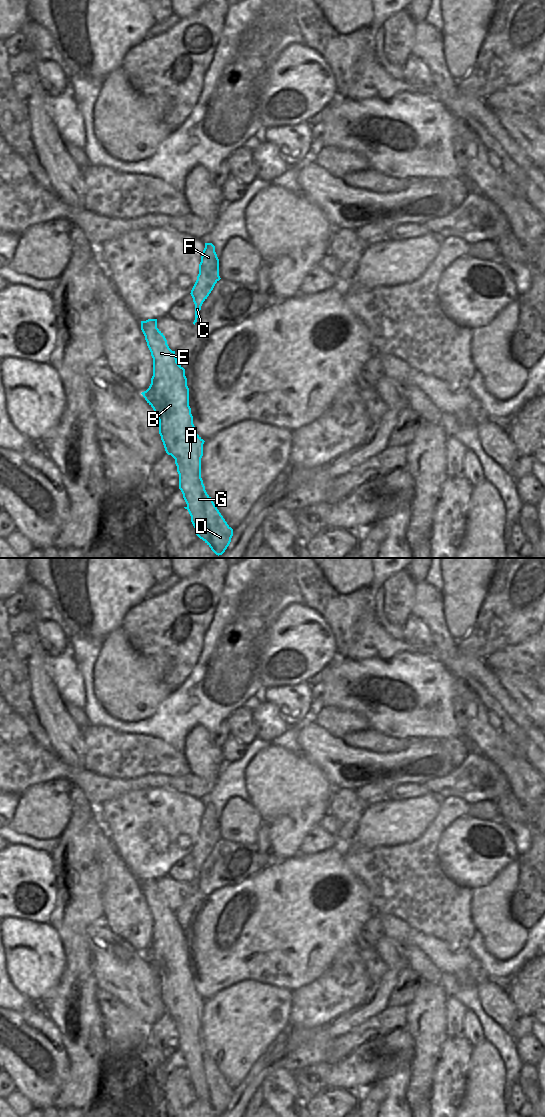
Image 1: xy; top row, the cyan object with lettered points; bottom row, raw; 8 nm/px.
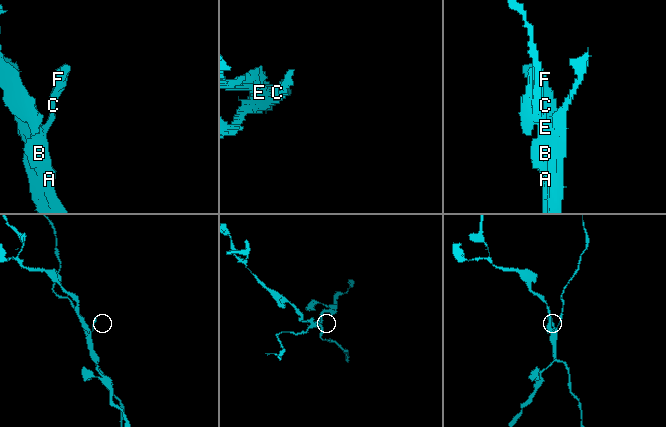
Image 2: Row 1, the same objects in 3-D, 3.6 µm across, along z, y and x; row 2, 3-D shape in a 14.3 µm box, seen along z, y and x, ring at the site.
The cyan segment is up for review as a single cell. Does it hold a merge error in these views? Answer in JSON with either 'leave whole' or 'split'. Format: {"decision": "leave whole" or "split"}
{"decision": "split"}

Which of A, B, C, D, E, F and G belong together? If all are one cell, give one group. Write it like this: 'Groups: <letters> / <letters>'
Groups: A B D E G / C F

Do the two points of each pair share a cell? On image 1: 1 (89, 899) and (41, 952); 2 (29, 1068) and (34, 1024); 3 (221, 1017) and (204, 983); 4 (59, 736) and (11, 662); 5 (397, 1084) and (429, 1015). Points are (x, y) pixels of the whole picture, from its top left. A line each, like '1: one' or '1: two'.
1: two
2: one
3: two
4: two
5: two

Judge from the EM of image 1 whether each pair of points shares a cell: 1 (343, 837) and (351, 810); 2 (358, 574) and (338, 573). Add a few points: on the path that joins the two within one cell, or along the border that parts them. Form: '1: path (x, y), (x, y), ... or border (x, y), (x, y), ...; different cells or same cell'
1: path (347, 830), (348, 817); same cell
2: path (353, 573), (343, 573); same cell

